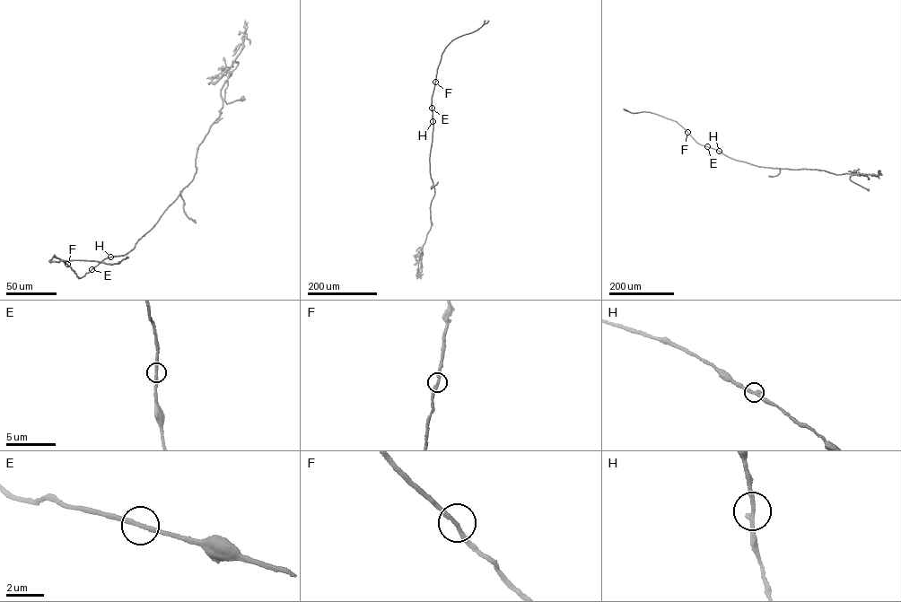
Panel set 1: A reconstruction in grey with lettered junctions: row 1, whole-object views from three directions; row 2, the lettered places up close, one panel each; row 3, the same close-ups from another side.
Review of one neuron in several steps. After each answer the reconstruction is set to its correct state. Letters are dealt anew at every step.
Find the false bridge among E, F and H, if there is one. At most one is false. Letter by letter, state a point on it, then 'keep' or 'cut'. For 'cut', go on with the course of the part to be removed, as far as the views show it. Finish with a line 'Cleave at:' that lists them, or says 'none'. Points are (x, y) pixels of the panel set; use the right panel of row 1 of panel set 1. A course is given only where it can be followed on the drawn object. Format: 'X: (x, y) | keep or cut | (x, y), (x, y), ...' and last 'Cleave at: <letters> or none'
E: (707, 146) | keep
F: (687, 132) | keep
H: (719, 151) | keep
Cleave at: none

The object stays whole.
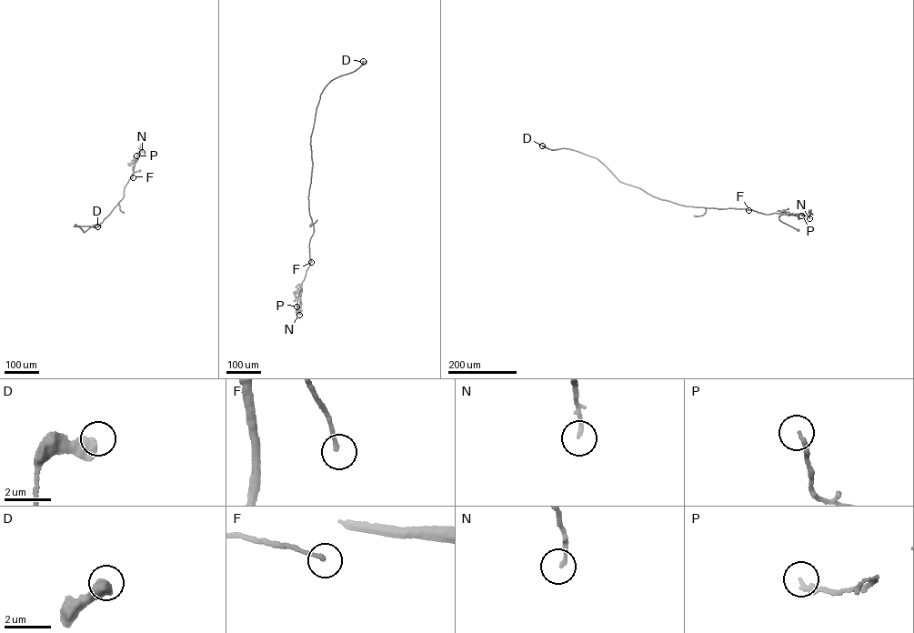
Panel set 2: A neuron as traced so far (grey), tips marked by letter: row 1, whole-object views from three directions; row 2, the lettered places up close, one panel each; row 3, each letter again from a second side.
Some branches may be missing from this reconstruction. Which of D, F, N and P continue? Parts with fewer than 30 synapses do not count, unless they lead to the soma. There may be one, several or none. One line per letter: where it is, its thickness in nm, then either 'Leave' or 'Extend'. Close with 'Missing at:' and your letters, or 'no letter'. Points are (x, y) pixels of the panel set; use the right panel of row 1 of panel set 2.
D: Place: (542, 145). Thickness 600 nm. Leave
F: Place: (748, 210). Thickness 150 nm. Extend
N: Place: (809, 218). Thickness 160 nm. Leave
P: Place: (801, 216). Thickness 170 nm. Leave
Missing at: F

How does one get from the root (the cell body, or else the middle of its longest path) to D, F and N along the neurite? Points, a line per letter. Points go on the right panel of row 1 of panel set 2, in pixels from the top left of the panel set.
D: (798, 230), (779, 220), (781, 214), (660, 199), (619, 181), (596, 158), (542, 145)
F: (798, 230), (779, 220), (779, 216), (782, 214), (766, 214), (748, 210)
N: (798, 230), (780, 221), (779, 216), (808, 215), (809, 218)

